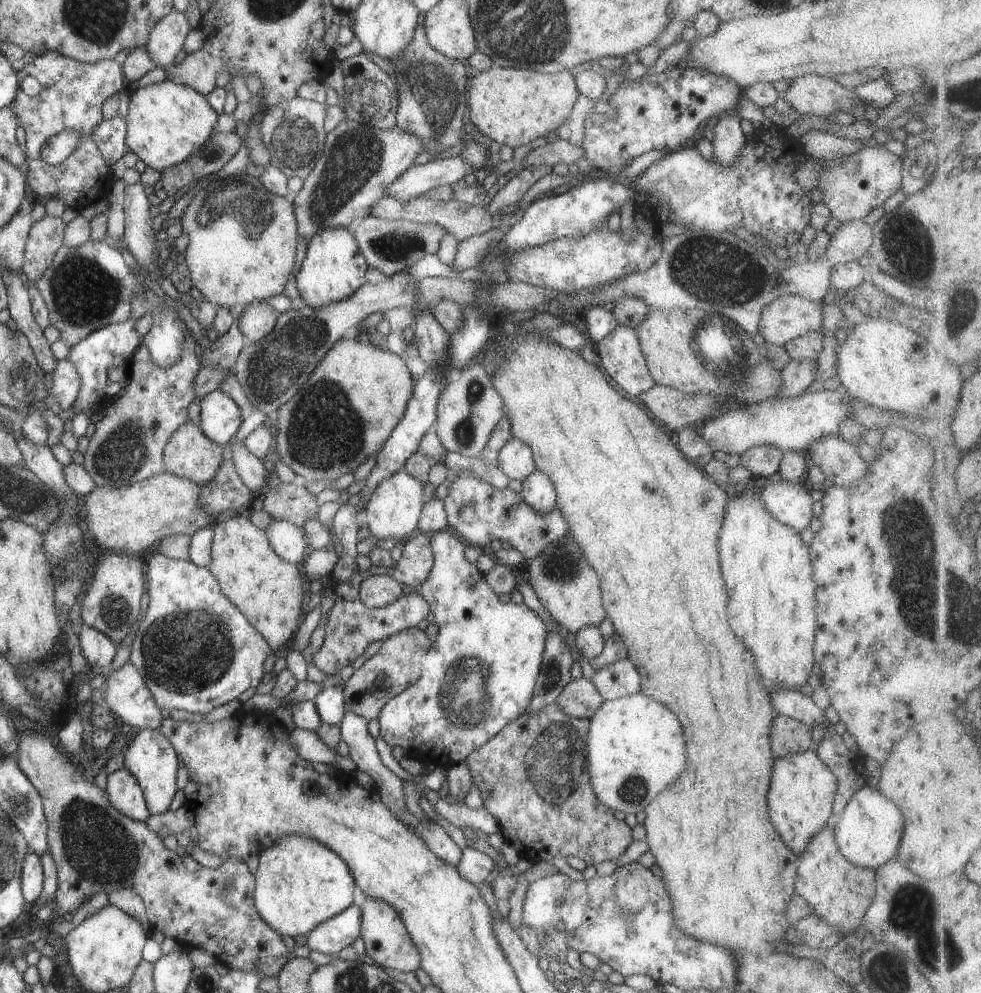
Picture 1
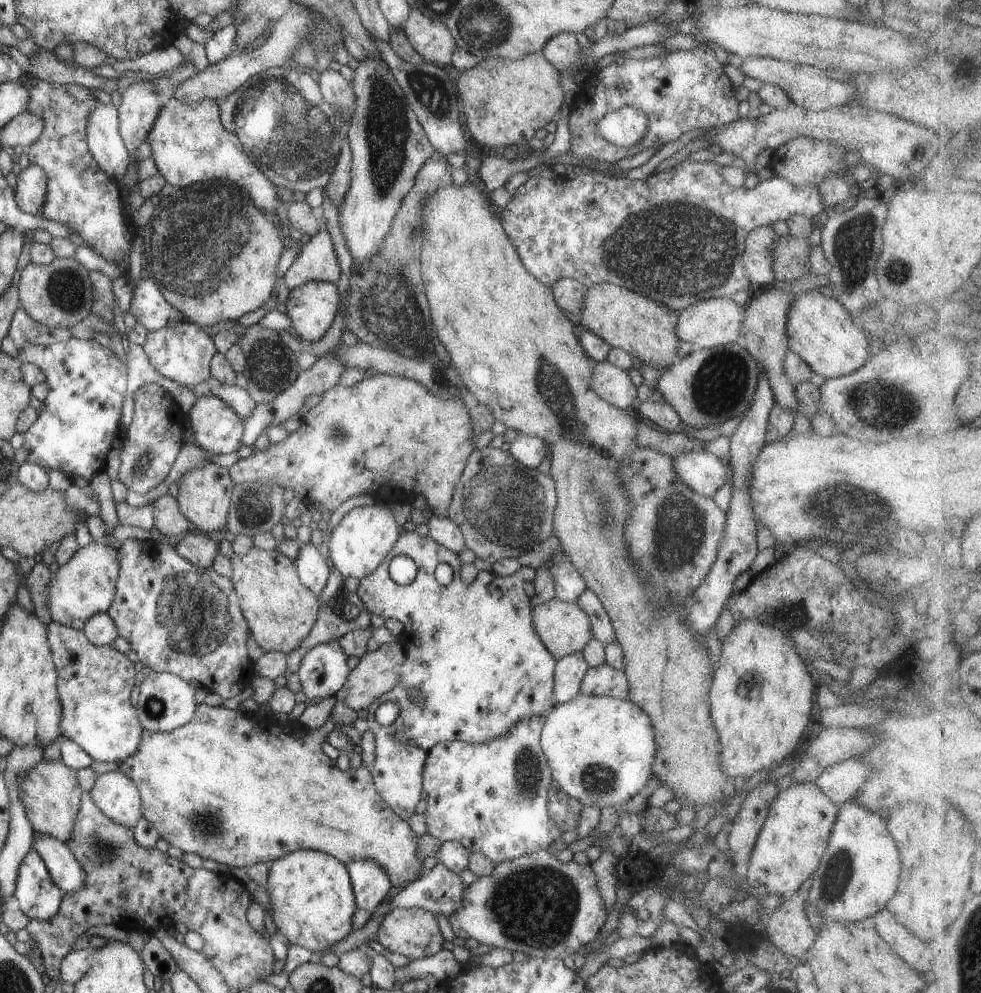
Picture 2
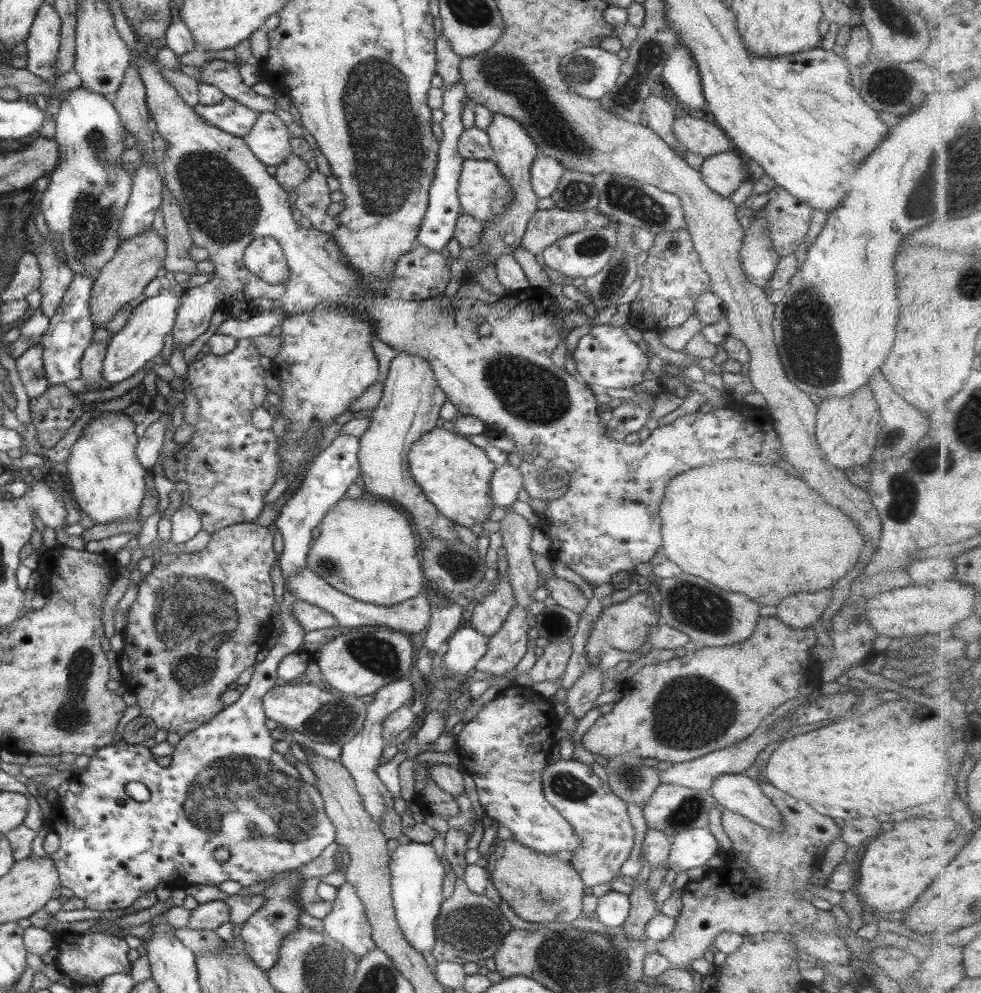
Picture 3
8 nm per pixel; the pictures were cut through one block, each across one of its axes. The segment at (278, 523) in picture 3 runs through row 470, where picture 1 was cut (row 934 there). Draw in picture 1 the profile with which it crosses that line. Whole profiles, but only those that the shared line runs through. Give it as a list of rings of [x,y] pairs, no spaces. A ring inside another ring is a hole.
[[[352,904],[340,914],[321,922],[307,935],[305,945],[309,951],[336,956],[360,936],[360,908]]]

